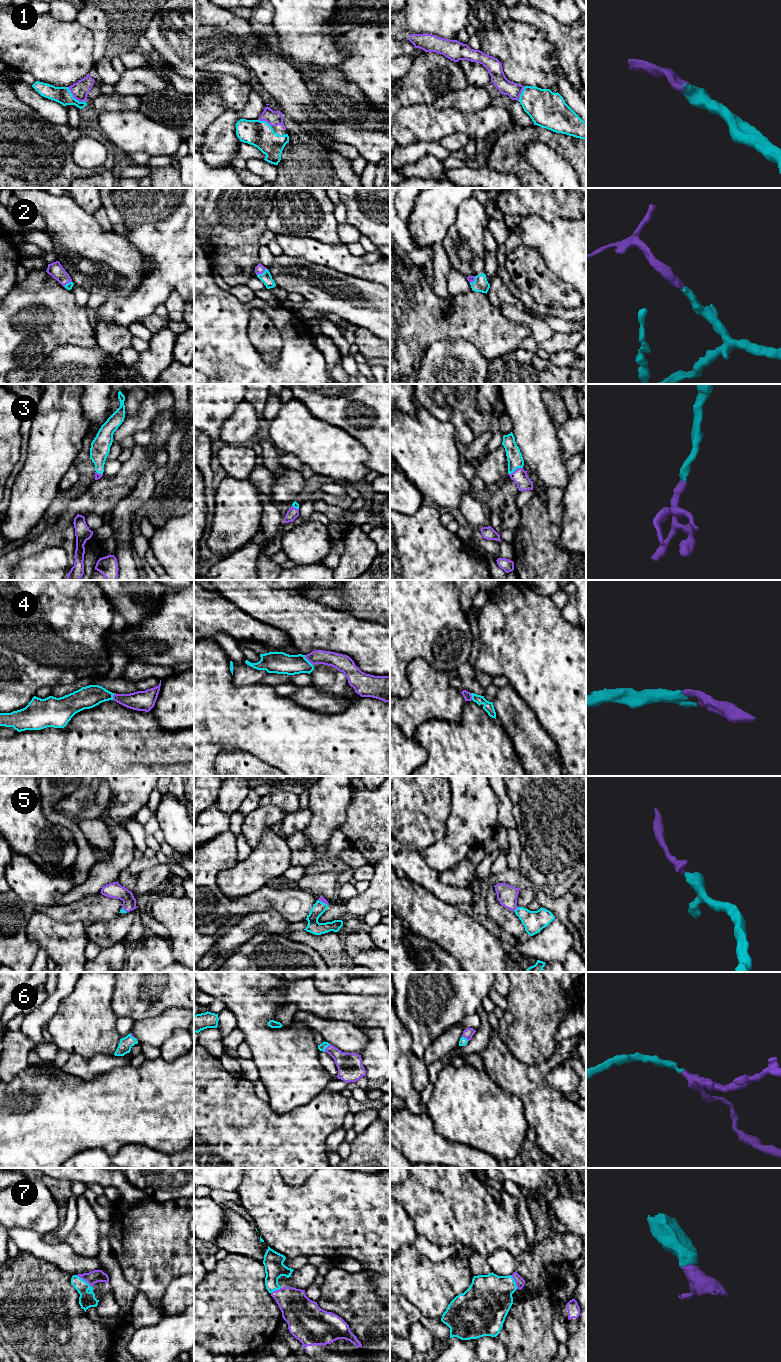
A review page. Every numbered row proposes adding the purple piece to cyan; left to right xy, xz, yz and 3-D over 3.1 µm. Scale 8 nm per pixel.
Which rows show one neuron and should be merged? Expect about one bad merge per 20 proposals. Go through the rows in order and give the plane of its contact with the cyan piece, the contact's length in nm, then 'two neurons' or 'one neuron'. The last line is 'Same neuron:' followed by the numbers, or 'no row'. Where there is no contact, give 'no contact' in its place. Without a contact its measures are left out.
1: meets cyan in xy; contact 200 nm long; one neuron
2: meets cyan in xz; contact 100 nm long; one neuron
3: meets cyan in yz; contact 130 nm long; one neuron
4: meets cyan in xz; contact 110 nm long; one neuron
5: meets cyan in yz; contact 50 nm long; one neuron
6: meets cyan in xz; contact 80 nm long; one neuron
7: meets cyan in xy; contact 170 nm long; one neuron
Same neuron: 1, 2, 3, 4, 5, 6, 7

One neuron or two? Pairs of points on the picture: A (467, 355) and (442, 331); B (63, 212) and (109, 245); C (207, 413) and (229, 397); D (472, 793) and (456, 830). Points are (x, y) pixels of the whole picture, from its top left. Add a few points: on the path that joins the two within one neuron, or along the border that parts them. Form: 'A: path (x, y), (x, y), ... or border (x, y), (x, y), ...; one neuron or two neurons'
A: border (472, 343), (444, 338), (435, 340), (428, 348); two neurons
B: path (74, 223), (98, 245); one neuron
C: path (212, 408), (224, 397); one neuron
D: path (472, 802), (472, 812), (463, 821); one neuron

